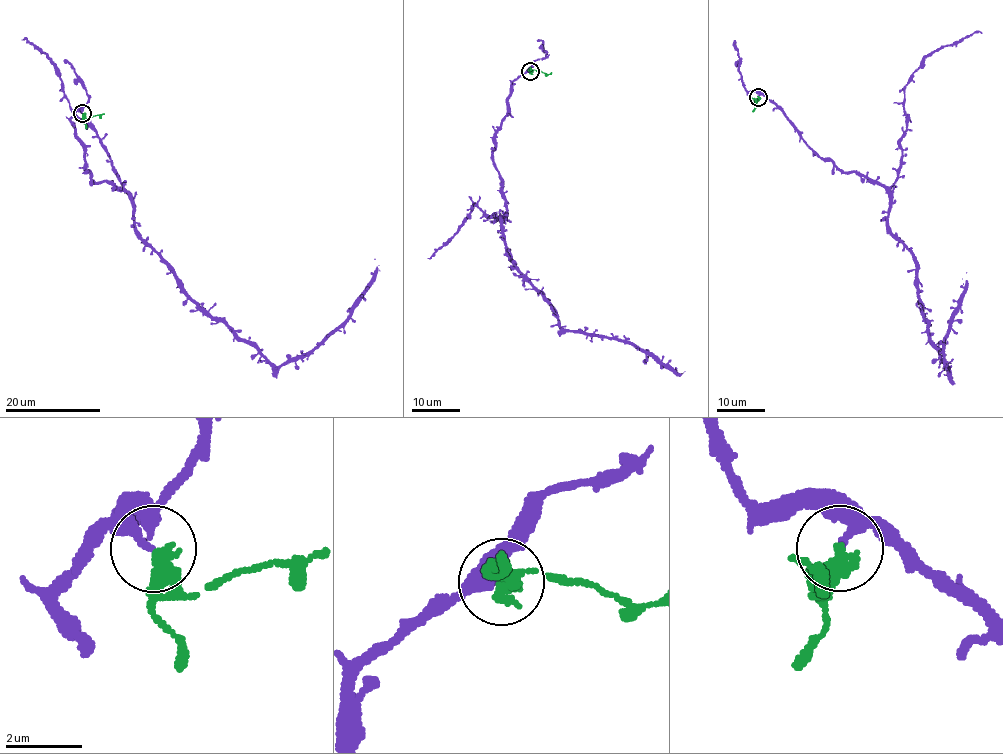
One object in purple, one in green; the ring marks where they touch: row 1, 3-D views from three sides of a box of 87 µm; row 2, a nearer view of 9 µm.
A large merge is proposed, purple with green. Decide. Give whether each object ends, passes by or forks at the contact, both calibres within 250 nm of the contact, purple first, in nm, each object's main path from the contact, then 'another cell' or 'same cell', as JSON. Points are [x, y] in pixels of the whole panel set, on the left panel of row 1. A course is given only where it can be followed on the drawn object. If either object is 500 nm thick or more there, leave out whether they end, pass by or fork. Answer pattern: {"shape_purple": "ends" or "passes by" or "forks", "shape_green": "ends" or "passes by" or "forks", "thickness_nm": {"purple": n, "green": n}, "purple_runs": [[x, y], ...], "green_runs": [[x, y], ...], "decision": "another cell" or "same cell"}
{"shape_purple": "ends", "shape_green": "ends", "thickness_nm": {"purple": 220, "green": 460}, "purple_runs": [[82, 113], [70, 120], [94, 181], [124, 189], [135, 233], [180, 290], [276, 366], [346, 320], [374, 259]], "green_runs": [[82, 113], [87, 119], [104, 113]], "decision": "another cell"}

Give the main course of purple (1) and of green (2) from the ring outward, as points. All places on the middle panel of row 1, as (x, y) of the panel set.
1: (530, 71), (511, 83), (492, 159), (510, 259), (541, 291), (562, 328), (626, 340), (681, 373)
2: (530, 71), (551, 72)

